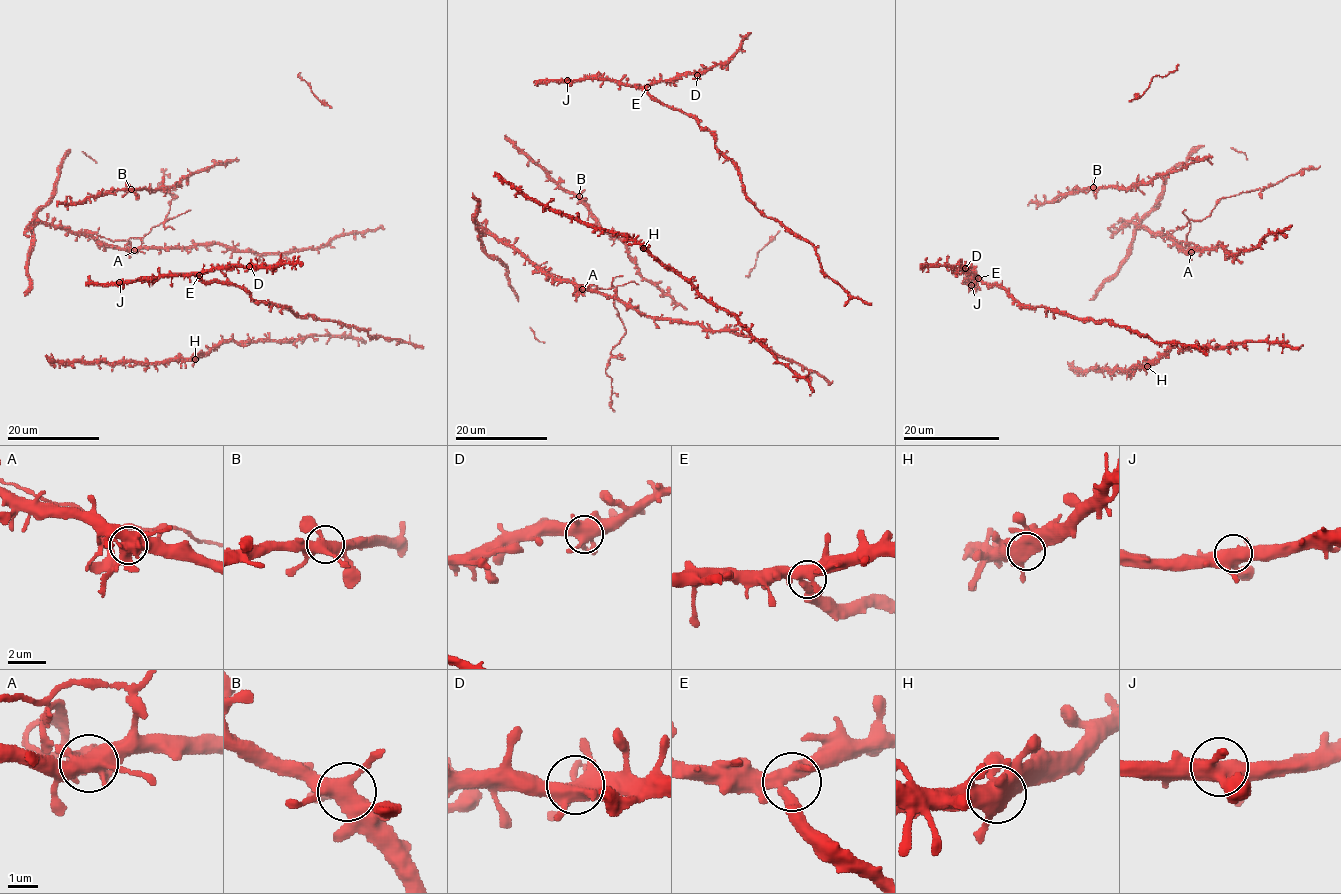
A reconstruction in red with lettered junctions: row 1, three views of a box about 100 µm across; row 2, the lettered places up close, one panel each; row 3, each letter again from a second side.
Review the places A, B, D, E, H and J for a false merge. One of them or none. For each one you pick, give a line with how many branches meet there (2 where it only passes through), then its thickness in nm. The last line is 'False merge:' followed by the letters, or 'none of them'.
A: branches 6; calibre 550 nm
False merge: A

